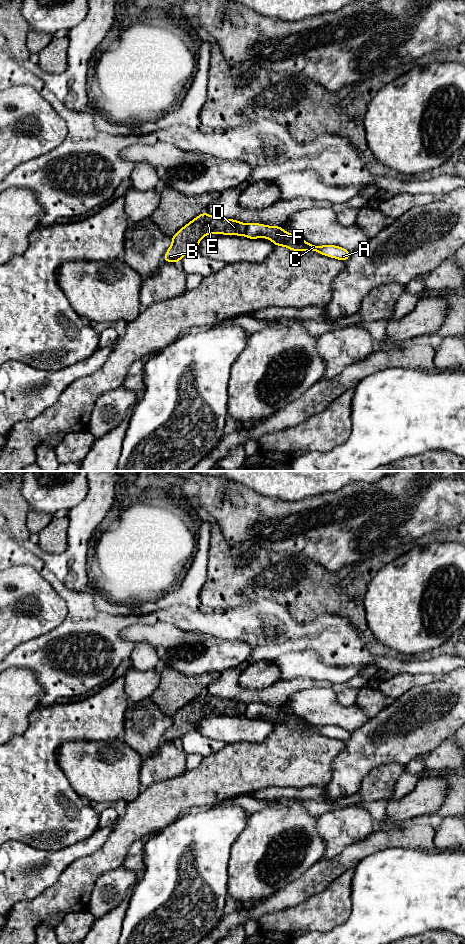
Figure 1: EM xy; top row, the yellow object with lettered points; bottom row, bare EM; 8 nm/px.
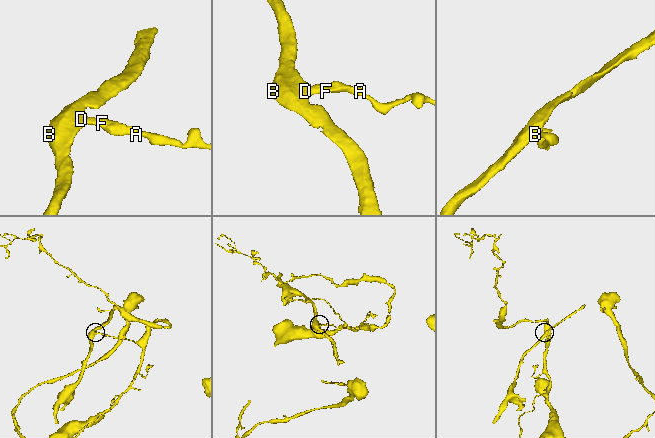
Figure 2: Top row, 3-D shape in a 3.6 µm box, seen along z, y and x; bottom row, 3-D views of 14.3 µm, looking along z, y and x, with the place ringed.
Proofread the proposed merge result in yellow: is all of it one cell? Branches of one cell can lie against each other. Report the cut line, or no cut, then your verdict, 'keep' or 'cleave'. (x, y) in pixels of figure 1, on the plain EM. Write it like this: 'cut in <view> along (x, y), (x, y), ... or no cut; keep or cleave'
cut in xy along (247, 704), (243, 714); cleave

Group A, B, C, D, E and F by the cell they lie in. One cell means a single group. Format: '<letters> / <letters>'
A C F / B D E

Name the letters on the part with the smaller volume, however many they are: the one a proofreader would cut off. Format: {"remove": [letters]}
{"remove": ["B", "D", "E"]}

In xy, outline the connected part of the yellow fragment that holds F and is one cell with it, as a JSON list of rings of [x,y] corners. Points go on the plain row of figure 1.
[[[259,703],[247,704],[244,716],[249,719],[258,719],[259,717],[270,719],[275,726],[284,726],[292,731],[316,731],[322,735],[342,741],[347,741],[350,738],[350,731],[342,727],[309,724],[302,718],[288,713],[280,706],[267,706]]]

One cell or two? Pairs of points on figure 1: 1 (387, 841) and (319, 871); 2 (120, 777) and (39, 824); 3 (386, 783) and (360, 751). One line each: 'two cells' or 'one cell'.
1: one cell
2: two cells
3: two cells

